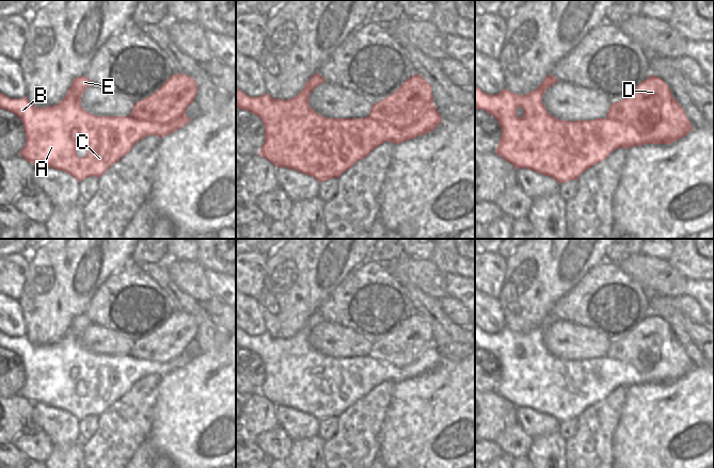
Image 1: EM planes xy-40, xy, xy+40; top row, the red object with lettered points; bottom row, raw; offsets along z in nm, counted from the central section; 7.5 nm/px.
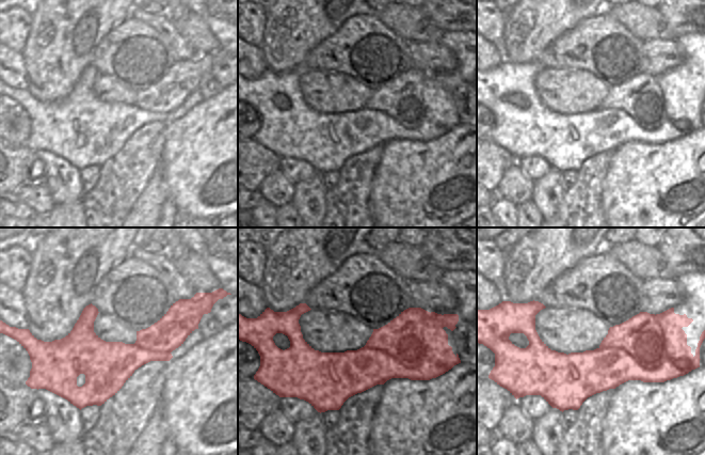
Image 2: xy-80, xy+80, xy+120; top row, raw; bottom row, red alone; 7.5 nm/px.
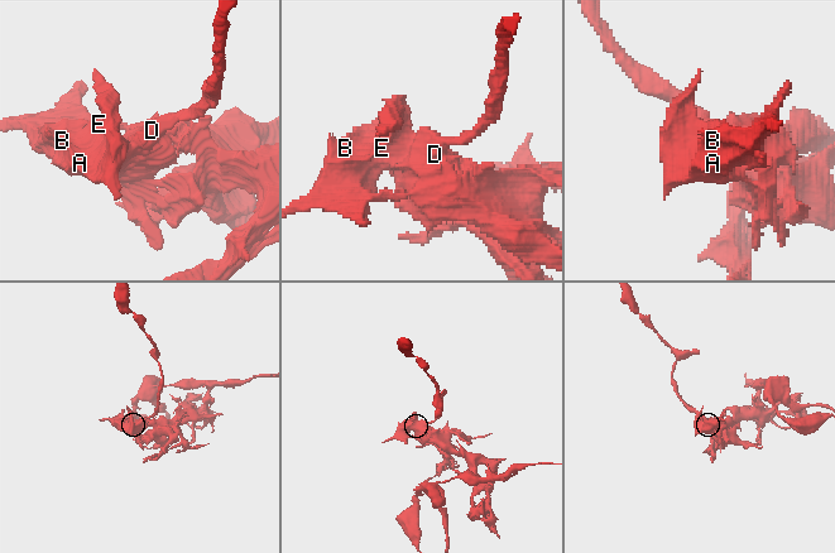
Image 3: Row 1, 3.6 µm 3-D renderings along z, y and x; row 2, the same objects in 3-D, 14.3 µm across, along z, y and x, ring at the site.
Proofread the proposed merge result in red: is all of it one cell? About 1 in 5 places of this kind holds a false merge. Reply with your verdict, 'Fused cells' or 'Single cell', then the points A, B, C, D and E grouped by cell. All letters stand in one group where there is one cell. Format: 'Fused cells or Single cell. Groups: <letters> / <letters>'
Fused cells. Groups: A B C E / D

